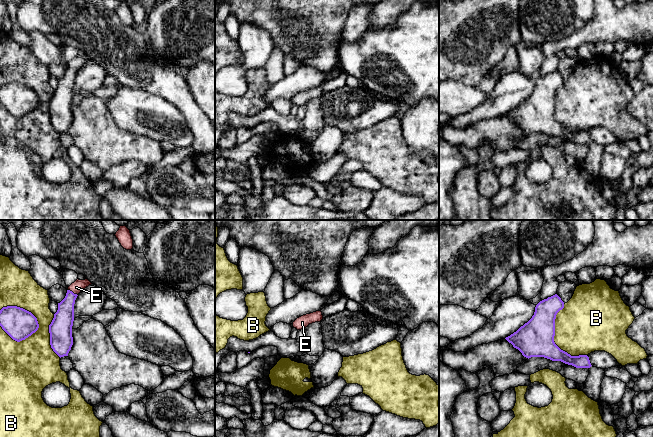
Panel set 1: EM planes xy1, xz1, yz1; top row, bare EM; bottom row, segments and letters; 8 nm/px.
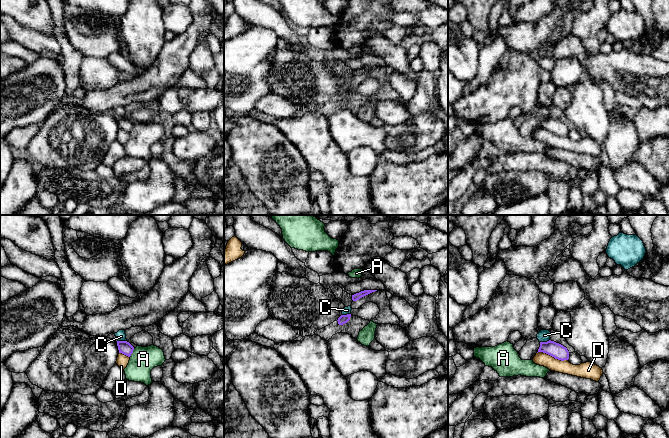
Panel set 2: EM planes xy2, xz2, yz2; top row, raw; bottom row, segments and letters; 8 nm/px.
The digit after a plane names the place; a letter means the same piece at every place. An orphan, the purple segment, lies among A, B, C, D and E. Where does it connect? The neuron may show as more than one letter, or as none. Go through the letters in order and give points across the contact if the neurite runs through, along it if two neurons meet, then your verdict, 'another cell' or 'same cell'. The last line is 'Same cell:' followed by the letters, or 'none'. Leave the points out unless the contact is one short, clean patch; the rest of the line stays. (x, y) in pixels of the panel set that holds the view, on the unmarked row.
A: border xy2 (134, 124), (129, 132); another cell
B: another cell
C: border yz2 (549, 115), (540, 118); another cell
D: another cell
E: way xy1 (63, 95), (65, 84), (72, 68), (76, 63); same cell
Same cell: E

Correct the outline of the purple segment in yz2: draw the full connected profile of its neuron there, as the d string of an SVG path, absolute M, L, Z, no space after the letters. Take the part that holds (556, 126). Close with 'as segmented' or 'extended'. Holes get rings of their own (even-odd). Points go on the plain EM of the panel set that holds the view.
M551 116L547 118L540 118L538 128L546 129L561 137L569 135L569 127L567 124Z | as segmented

